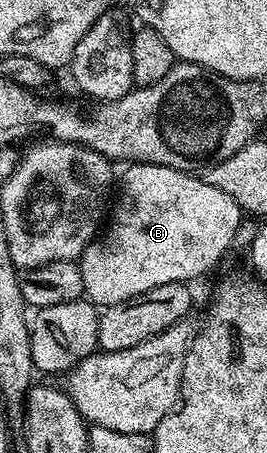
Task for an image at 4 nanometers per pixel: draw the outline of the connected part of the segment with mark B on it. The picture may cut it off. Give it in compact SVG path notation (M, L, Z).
M132 163L125 169L128 170L124 173L124 182L118 185L120 202L116 205L108 234L92 240L78 260L84 297L97 307L121 305L154 287L192 283L195 277L202 276L223 259L240 229L242 211L238 203L234 203L226 191L206 183L203 176L165 165L143 163Z

